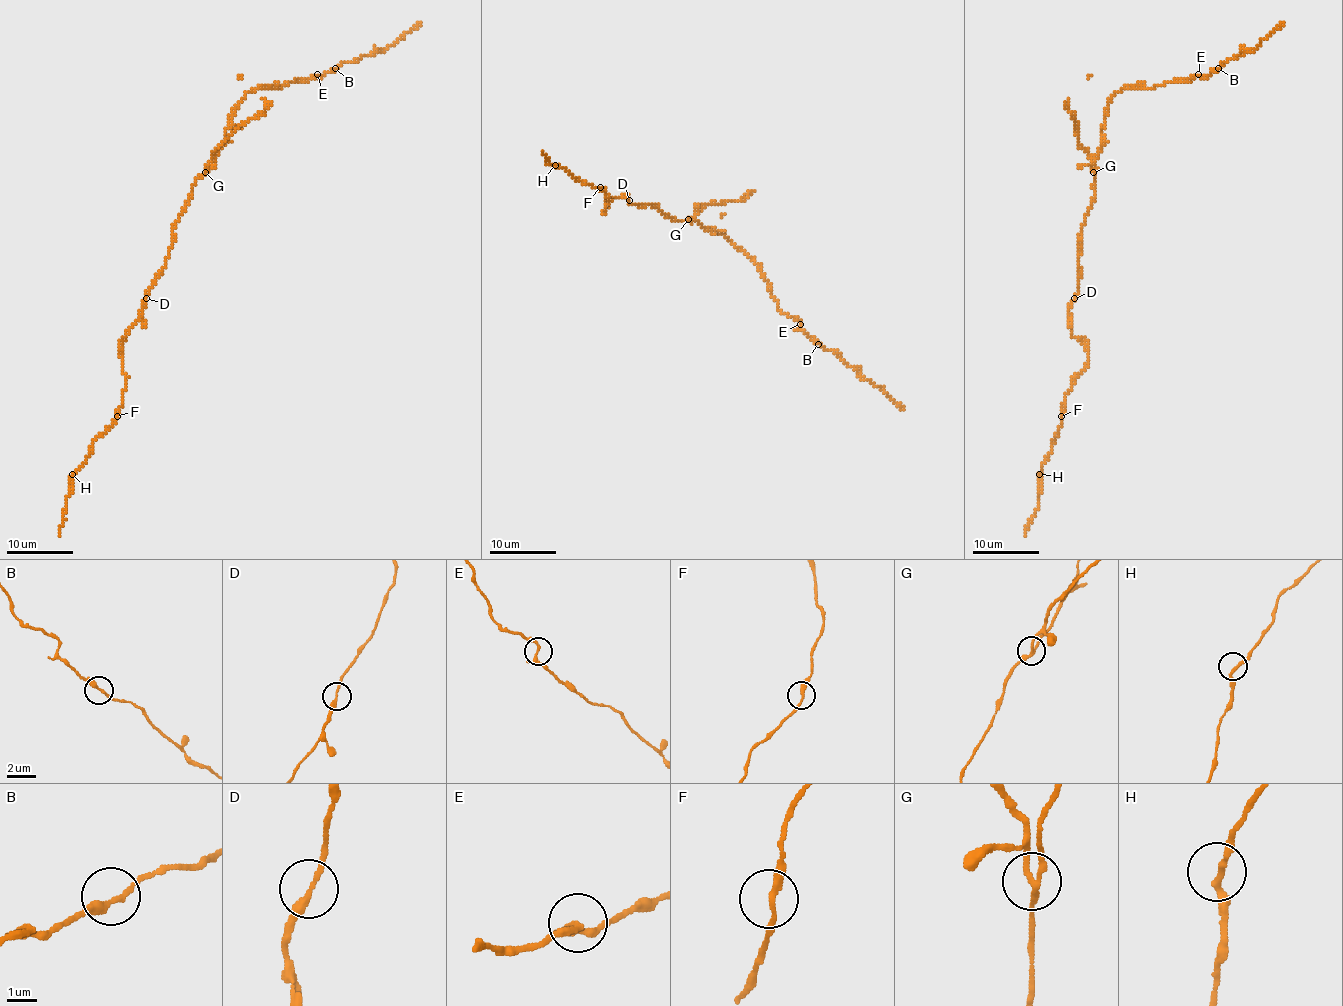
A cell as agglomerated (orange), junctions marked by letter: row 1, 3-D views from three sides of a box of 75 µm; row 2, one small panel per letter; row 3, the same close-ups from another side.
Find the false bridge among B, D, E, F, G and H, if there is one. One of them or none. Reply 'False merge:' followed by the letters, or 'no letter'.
False merge: G

